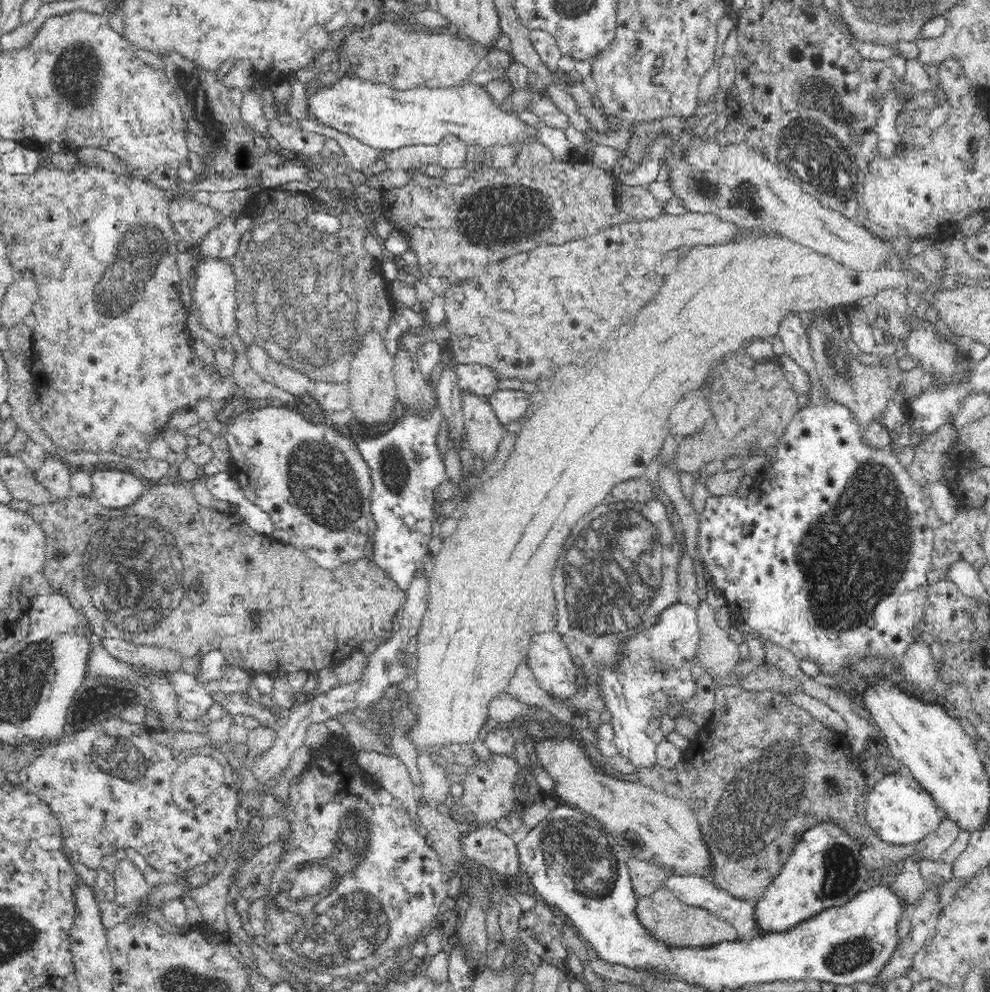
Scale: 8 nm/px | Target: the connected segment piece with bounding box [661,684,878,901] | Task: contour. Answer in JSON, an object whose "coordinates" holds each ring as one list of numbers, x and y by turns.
{"coordinates":[[721,686,716,689,716,700,713,715,710,720,699,730,698,736,690,740,689,747,684,750,682,755,682,764,677,764,674,770,663,772,662,774,662,792,674,794,674,796,684,796,686,788,688,788,688,805,692,807,701,821,704,838,711,853,715,855,715,878,711,879,718,887,725,888,732,896,741,899,751,898,757,901,768,889,767,886,772,882,773,878,782,870,783,864,792,854,795,846,798,845,799,838,808,832,813,826,820,823,834,823,840,827,854,844,862,848,868,844,872,846,872,850,876,850,878,840,874,838,872,829,868,827,865,812,865,774,859,766,860,761,857,756,852,753,849,742,845,740,845,735,834,734,826,729,820,722,811,717,806,710,798,708,785,698,784,696,774,694,770,691,748,692,736,686]]}

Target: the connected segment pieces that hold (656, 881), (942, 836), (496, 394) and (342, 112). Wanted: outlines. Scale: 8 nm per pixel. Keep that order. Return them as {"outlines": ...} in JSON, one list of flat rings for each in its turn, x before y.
{"outlines":[[[628,858,628,877,632,883,632,890,636,898,649,895,656,889,660,889,660,882,670,874,666,869,635,858]],[[944,817,933,834,926,835,922,840,914,844,915,850,909,860,912,860,914,866,919,866,919,862,923,860,940,860,941,854,954,842,958,832,960,830,958,830,956,823]],[[497,389,486,397,486,403,492,407,494,415,502,425,523,420,531,410,528,394,521,390]],[[347,76,330,88,310,95,308,102,313,116,372,148,396,150,412,144,431,146,437,145,444,136,456,136,478,152,505,144,514,150,522,150,524,144,540,143,540,126,527,124,508,114,502,103,496,102,482,84,469,80,458,88,412,87,398,90]]]}

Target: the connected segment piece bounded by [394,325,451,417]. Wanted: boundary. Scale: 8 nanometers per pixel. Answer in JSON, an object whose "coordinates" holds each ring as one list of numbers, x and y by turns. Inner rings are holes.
{"coordinates":[[442,325,434,333,431,332,430,327,421,333,425,334,424,339,420,339,419,336,404,336,401,342,403,343,404,350,398,349,395,359,395,381,397,384,396,390,396,400,402,404,403,416,407,417,412,415,412,417,427,417,431,415,432,411,438,408,437,393,435,389,426,380,425,370,417,365,414,354,423,345,422,342,426,342,429,339,437,340,438,342,446,342,450,339,450,332,447,328]]}

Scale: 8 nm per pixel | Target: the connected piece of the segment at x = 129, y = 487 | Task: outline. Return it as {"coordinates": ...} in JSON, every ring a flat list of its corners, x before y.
{"coordinates":[[117,470,97,471,91,475,94,498,109,509,123,509,144,495,149,485,134,473]]}

